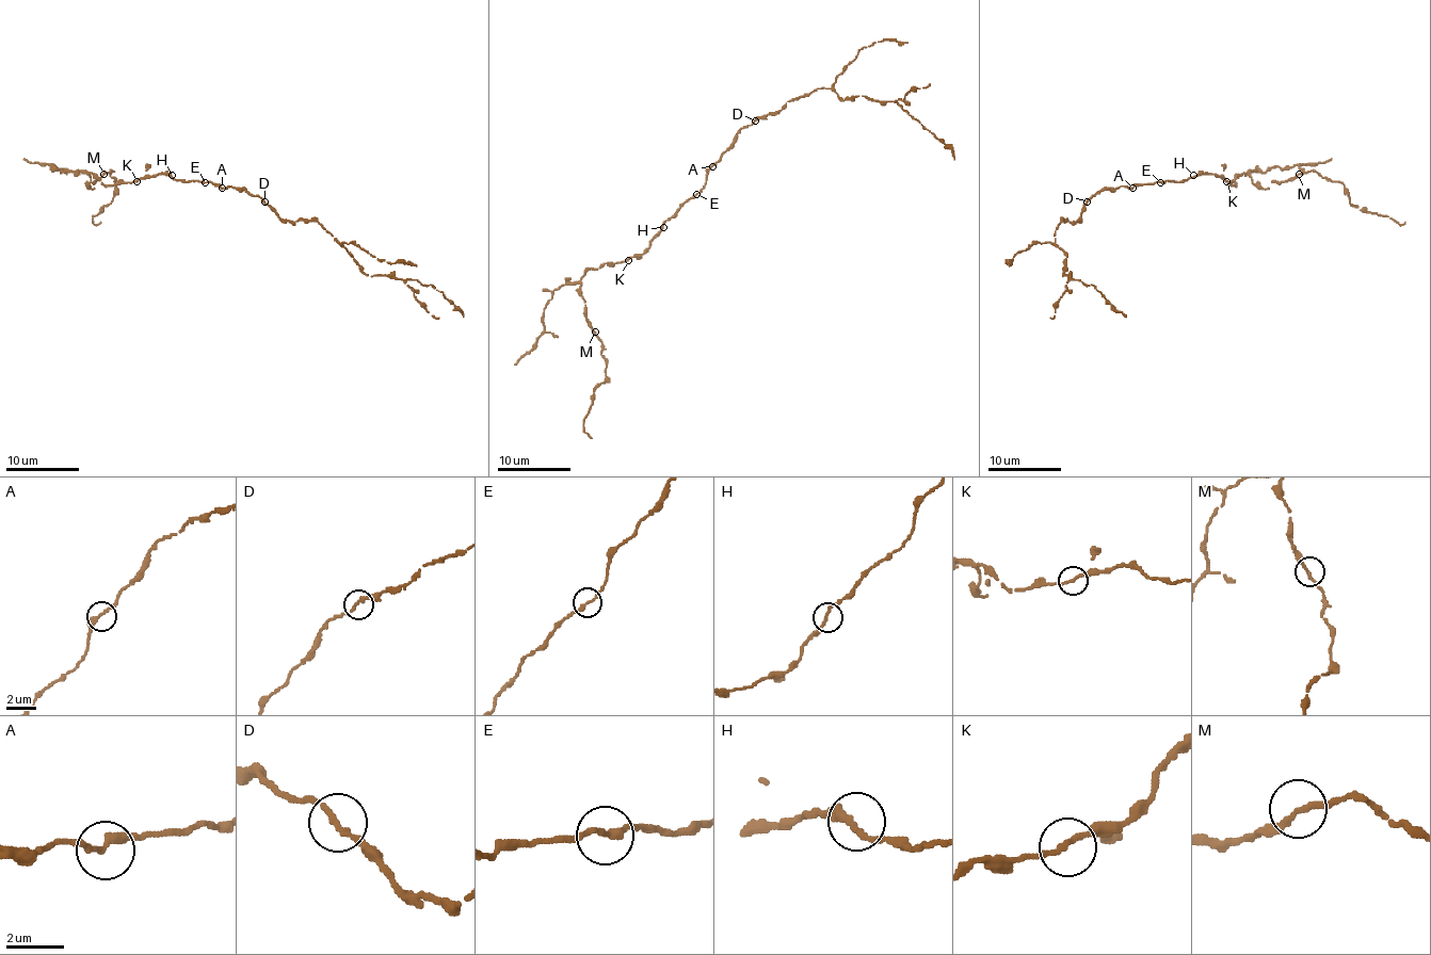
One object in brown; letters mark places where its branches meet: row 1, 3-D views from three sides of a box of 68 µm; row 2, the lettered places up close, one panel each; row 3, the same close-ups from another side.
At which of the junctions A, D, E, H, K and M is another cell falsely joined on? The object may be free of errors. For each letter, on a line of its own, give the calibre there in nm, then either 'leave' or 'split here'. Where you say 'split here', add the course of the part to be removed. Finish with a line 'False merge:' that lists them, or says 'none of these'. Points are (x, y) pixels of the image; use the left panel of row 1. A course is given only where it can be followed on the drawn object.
A: calibre 280 nm; leave
D: calibre 240 nm; leave
E: calibre 240 nm; leave
H: calibre 240 nm; leave
K: calibre 200 nm; leave
M: calibre 240 nm; leave
False merge: none of these

